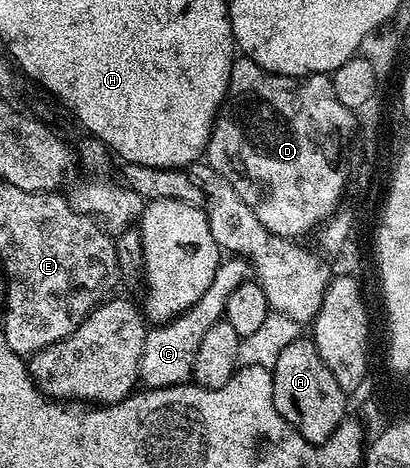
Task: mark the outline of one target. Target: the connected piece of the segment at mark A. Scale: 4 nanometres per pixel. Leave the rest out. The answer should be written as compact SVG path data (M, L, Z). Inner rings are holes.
M311 338L296 339L286 349L282 349L278 361L271 367L272 396L278 413L308 443L325 443L338 429L340 422L346 417L344 399L346 393L334 381L334 373L326 369L322 357Z

